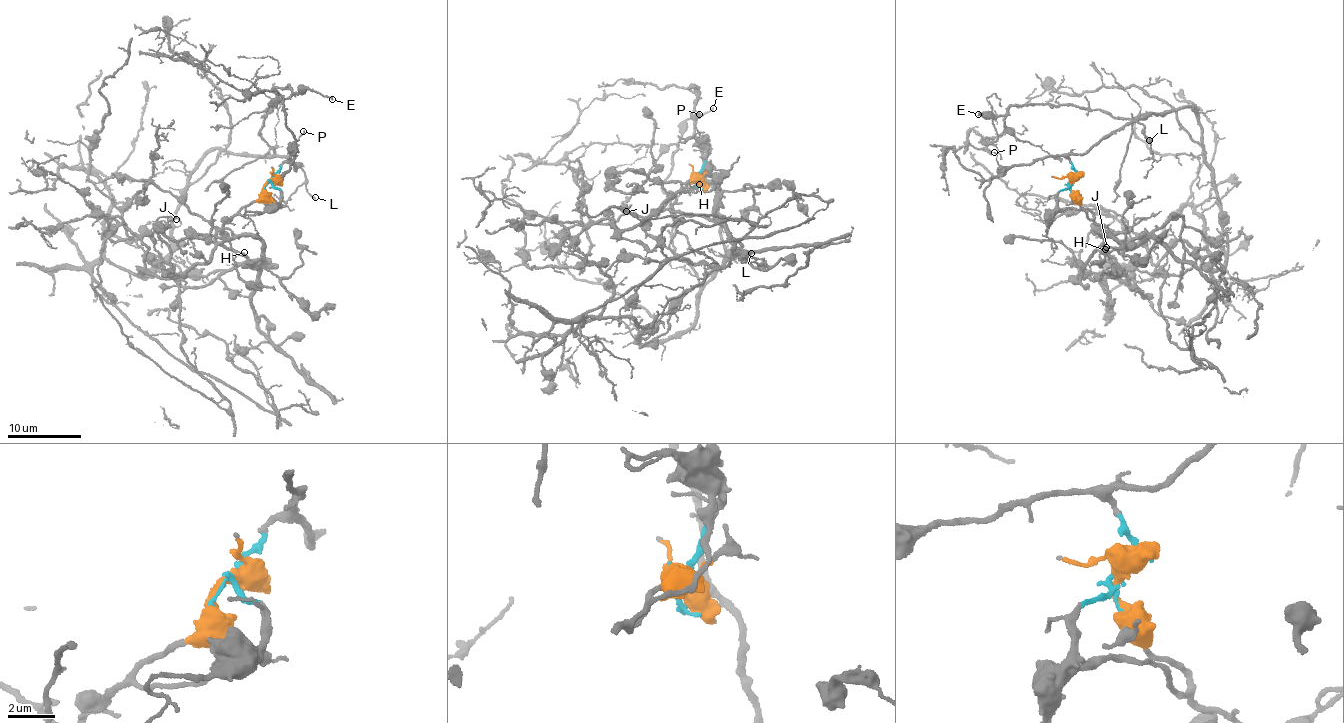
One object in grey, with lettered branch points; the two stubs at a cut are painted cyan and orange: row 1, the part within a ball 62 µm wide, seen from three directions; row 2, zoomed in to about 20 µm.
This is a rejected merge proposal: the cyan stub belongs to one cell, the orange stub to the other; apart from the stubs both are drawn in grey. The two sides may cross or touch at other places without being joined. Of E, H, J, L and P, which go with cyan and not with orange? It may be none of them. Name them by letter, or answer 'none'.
E, L, P

